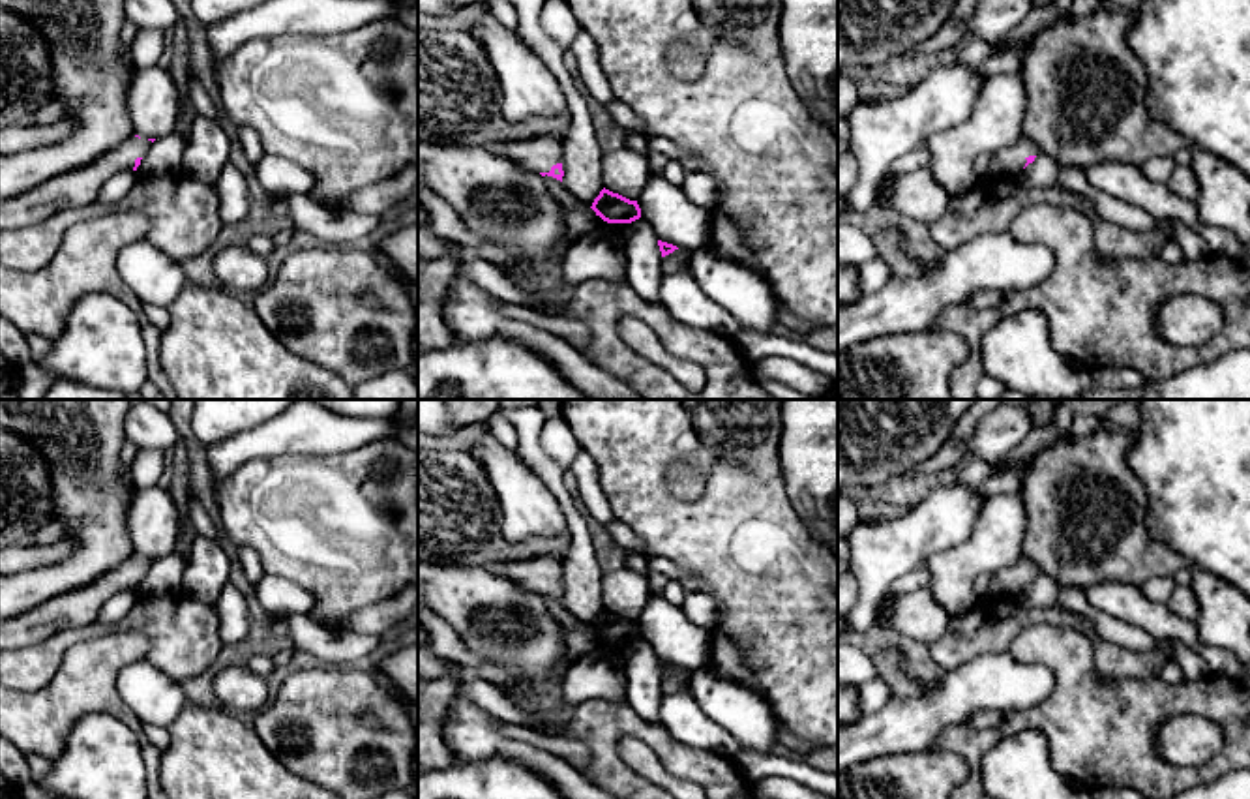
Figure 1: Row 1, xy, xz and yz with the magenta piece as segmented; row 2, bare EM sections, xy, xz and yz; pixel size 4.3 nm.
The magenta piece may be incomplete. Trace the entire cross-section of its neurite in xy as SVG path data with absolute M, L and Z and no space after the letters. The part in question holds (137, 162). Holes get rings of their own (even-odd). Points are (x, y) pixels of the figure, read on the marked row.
M129 137L88 165L54 176L22 195L0 199L0 231L32 227L64 208L96 203L109 178L124 169L137 171L154 141Z

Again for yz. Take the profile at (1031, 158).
M1021 137L991 156L988 176L1014 178L1023 167L1033 163L1038 154L1036 144L1031 139Z

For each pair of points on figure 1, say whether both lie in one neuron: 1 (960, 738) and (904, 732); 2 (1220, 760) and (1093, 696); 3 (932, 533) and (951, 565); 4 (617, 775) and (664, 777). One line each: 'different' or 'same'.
1: different
2: same
3: different
4: different

